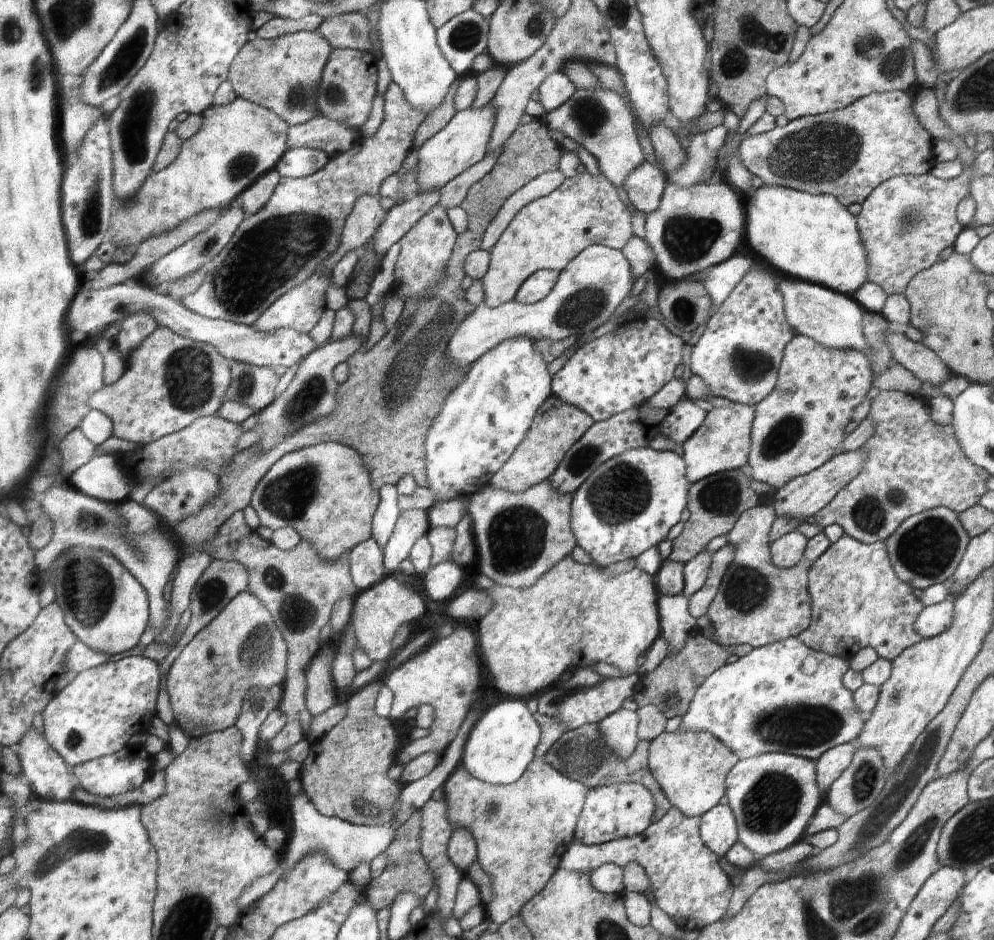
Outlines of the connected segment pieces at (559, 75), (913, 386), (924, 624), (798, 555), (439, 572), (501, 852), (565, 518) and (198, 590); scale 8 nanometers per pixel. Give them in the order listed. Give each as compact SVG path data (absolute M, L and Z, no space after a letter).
M560 71L546 76L537 90L540 104L549 113L560 108L577 91L577 86L568 75Z
M893 362L876 380L874 380L874 393L883 390L895 390L909 395L920 396L923 382L916 378L900 363Z
M949 596L942 602L928 605L920 614L914 628L918 630L918 634L924 637L933 637L942 634L946 628L950 628L954 618L954 604Z
M792 531L769 545L774 564L780 568L794 567L805 556L808 539L800 532Z
M454 561L431 566L424 576L424 588L432 600L448 600L462 582L463 568Z
M542 758L529 764L528 770L514 783L493 785L478 780L464 767L456 768L443 784L448 822L453 829L467 828L477 841L477 859L482 870L492 878L494 898L486 907L487 916L494 924L504 924L520 914L529 900L546 887L553 873L561 864L562 856L573 843L574 832L581 816L589 787L581 782L562 776Z
M550 479L528 488L526 492L512 494L502 488L482 488L469 500L468 513L472 516L472 537L475 552L478 552L475 571L488 577L495 585L512 588L530 588L544 576L555 564L570 556L577 546L577 539L572 529L573 494L560 494Z
M215 560L212 563L212 566L210 566L206 571L206 574L200 578L200 582L194 590L192 606L189 608L192 612L192 622L188 624L188 630L185 630L184 635L182 635L181 640L178 642L178 646L170 652L168 658L160 663L162 680L164 676L169 675L167 673L170 672L172 665L181 655L185 646L187 646L189 642L192 642L192 640L194 640L201 631L204 631L209 624L212 624L238 595L248 591L248 588L249 573L246 572L246 566L244 566L244 564L227 560Z

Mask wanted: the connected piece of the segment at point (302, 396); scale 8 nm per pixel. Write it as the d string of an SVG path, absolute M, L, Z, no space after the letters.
M351 333L342 340L330 340L302 360L300 366L296 368L296 374L290 382L290 386L260 414L257 426L262 426L264 429L263 438L260 440L264 450L274 448L276 444L280 444L288 436L292 436L296 430L300 430L306 424L310 424L318 418L324 418L334 411L338 402L339 384L336 384L333 372L336 370L337 364L348 360L350 356L360 350L361 346L362 340Z

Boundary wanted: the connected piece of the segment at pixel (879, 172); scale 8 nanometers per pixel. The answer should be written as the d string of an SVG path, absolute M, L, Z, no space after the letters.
M904 91L872 93L842 110L806 115L788 121L786 126L776 126L764 134L744 135L738 156L744 168L768 186L782 186L813 195L832 195L846 207L862 204L885 180L900 175L924 175L936 166L937 160L932 149L934 138L914 114L914 95Z

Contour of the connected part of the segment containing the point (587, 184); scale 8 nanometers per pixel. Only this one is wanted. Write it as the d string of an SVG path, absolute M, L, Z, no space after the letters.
M589 173L565 178L554 192L523 206L491 248L490 264L481 278L485 285L484 304L496 308L512 302L518 288L534 272L552 269L561 273L590 245L604 245L621 251L632 235L632 210L627 202L620 200L610 180L604 175Z

